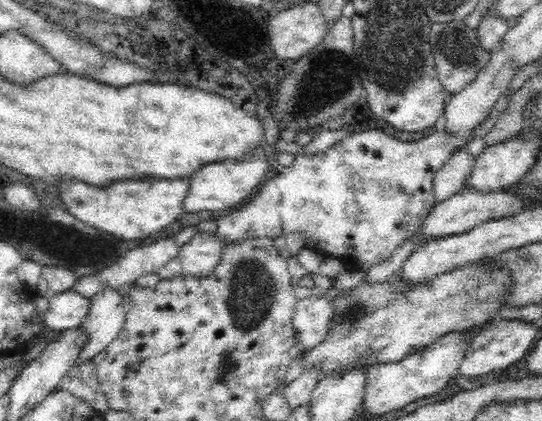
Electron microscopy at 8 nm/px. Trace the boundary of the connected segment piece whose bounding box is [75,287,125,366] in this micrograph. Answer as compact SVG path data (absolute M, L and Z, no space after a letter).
M112 287L97 292L91 298L89 313L80 326L89 340L79 353L75 366L102 352L118 336L124 322L123 292Z

